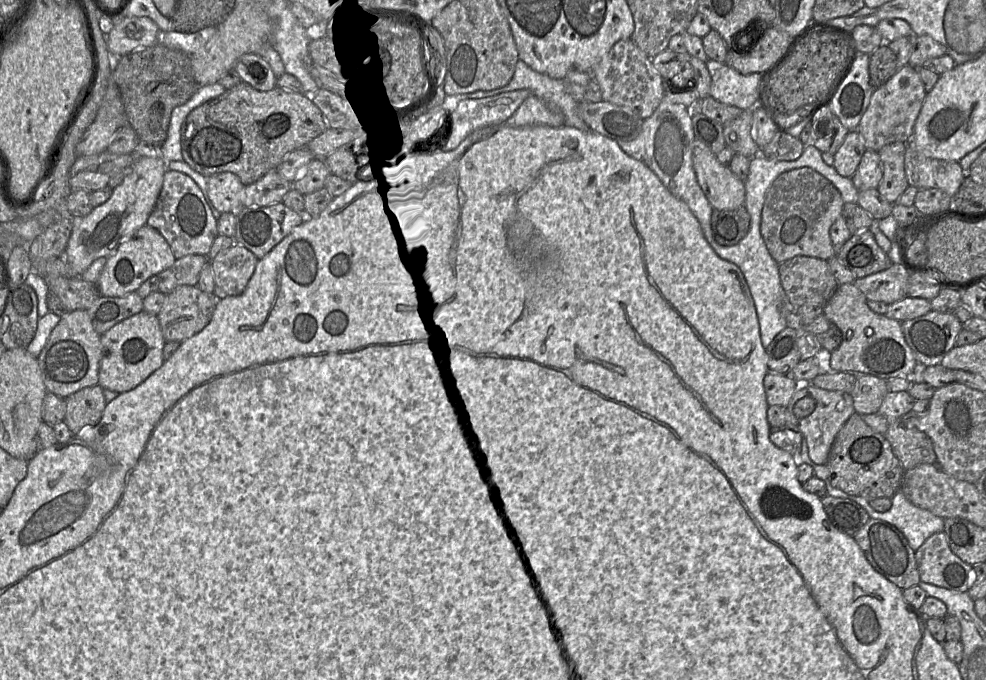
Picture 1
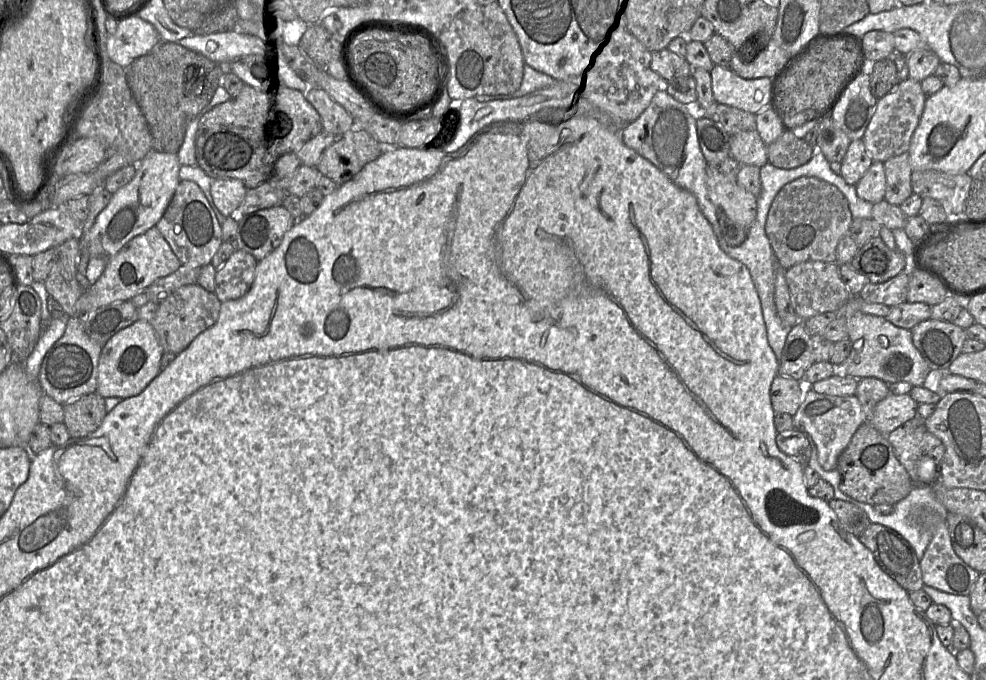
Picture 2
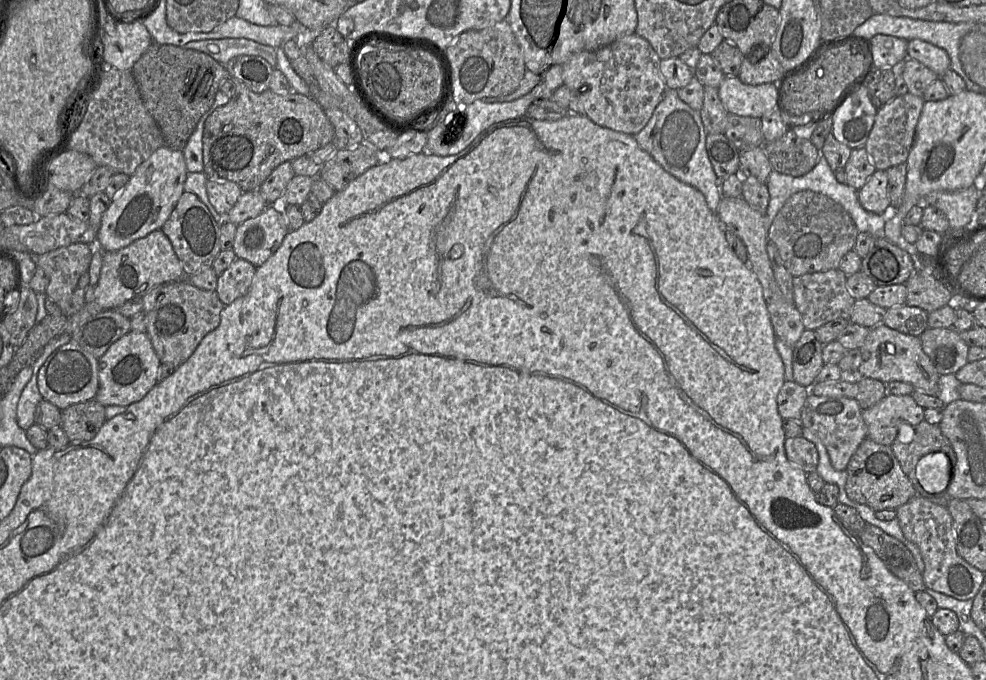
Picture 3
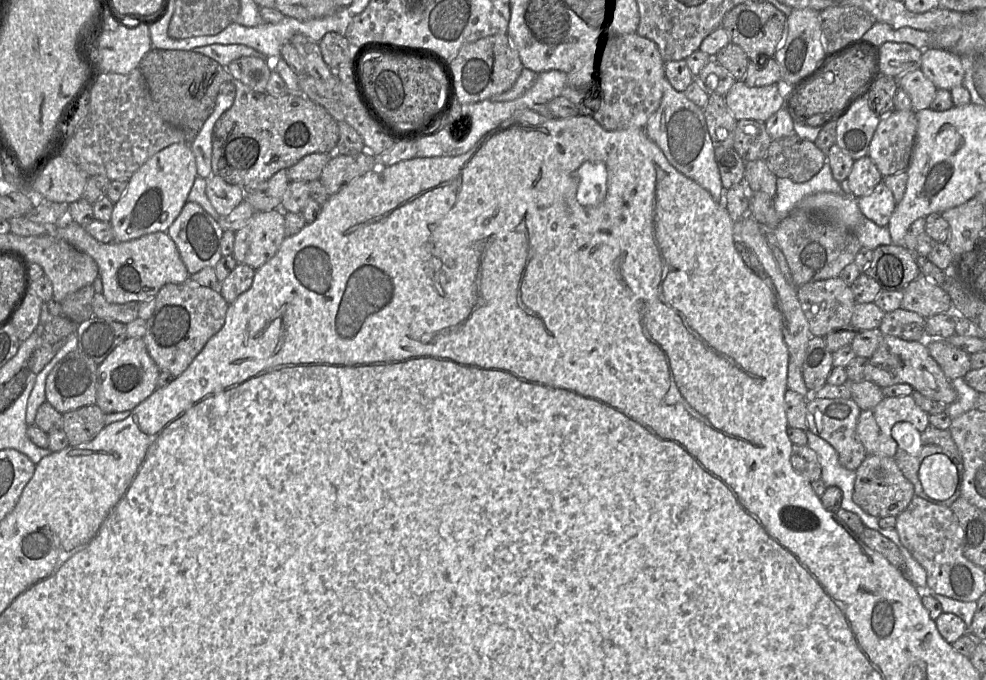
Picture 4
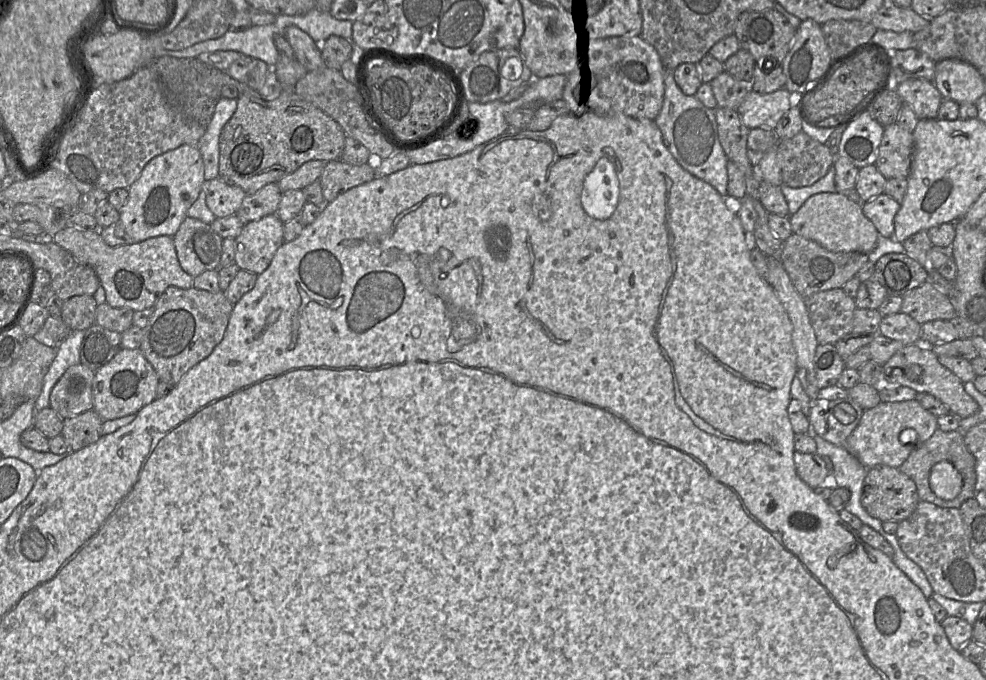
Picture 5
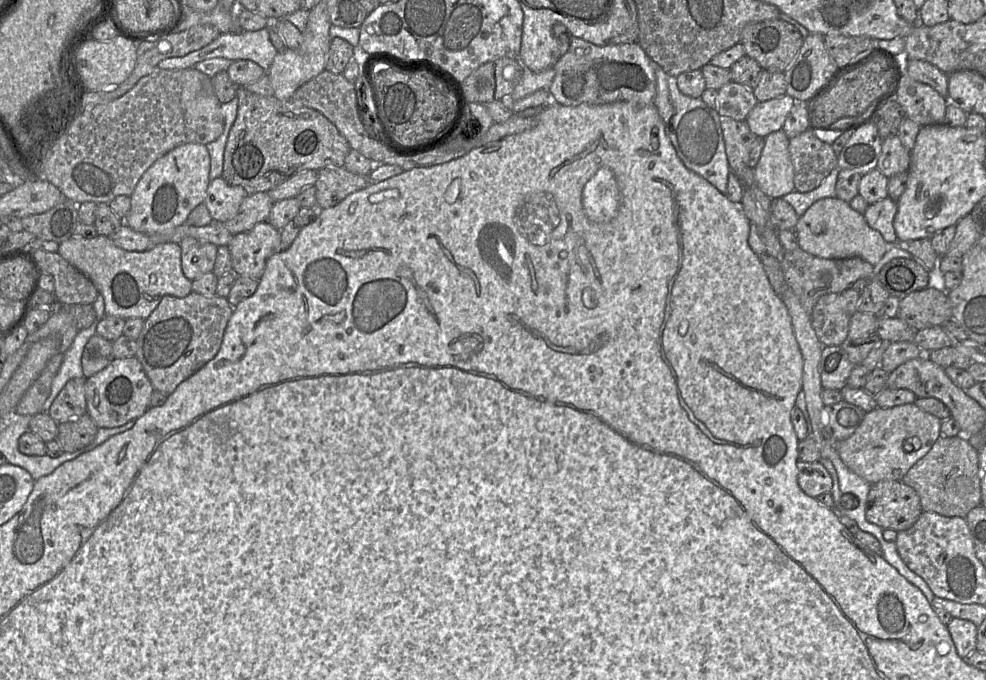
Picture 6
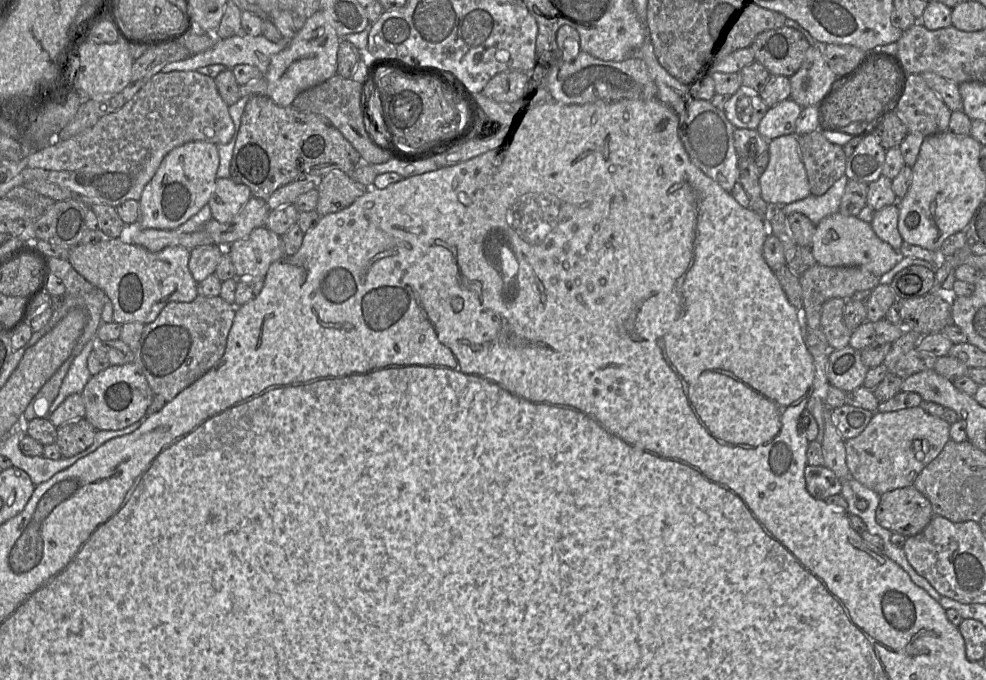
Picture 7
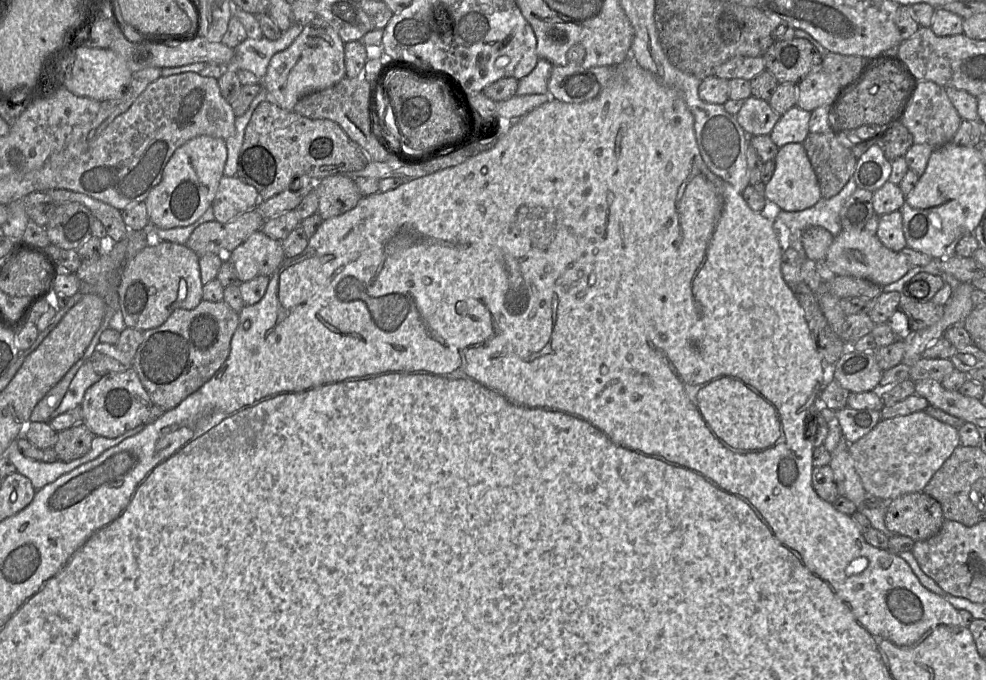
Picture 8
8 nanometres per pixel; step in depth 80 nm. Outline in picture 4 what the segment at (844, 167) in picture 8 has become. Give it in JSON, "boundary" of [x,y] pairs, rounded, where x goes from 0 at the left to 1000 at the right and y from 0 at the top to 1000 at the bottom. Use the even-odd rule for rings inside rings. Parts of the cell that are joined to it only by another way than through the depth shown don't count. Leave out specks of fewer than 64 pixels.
{"boundary":[[[804,196],[781,210],[777,240],[788,262],[815,269],[833,250],[837,231],[825,209]]]}

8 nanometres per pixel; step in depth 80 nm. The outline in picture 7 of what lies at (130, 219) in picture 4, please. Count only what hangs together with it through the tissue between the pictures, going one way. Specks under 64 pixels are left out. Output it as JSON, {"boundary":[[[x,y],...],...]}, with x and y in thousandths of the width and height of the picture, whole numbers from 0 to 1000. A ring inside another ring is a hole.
{"boundary":[[[194,207],[174,219],[164,235],[158,256],[147,274],[140,328],[145,337],[177,338],[198,316],[218,278],[223,232],[219,212]]]}

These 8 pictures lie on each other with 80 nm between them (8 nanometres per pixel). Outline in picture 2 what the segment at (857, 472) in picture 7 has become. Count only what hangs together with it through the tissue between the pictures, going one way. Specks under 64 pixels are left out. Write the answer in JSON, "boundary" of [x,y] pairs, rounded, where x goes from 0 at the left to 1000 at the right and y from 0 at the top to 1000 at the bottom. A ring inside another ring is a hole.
{"boundary":[[[901,579],[890,591],[881,613],[884,626],[900,646],[902,638],[920,619],[932,612],[931,593],[923,579]]]}

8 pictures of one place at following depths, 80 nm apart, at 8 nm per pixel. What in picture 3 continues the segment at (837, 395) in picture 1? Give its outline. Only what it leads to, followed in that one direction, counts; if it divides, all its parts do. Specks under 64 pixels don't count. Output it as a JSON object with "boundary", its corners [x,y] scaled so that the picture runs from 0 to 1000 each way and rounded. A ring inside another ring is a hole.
{"boundary":[[[820,579],[812,609],[813,628],[824,634],[837,654],[846,690],[857,691],[873,650],[879,643],[874,600],[867,585]]]}

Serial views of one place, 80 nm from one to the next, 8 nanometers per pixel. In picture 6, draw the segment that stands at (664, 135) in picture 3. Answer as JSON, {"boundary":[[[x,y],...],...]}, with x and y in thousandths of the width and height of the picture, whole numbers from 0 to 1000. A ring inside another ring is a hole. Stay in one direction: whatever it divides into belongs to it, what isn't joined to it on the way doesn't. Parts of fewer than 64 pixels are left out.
{"boundary":[[[663,90],[662,100],[666,128],[663,153],[688,231],[695,246],[712,259],[736,288],[741,249],[736,228],[731,171],[728,163],[717,156],[711,144],[694,140],[687,126],[686,113],[675,107]]]}

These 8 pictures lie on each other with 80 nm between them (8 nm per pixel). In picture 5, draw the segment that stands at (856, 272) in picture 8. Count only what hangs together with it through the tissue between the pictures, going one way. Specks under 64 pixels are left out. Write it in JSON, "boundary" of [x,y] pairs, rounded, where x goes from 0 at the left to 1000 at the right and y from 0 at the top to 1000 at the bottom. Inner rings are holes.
{"boundary":[[[853,282],[830,284],[819,291],[812,306],[800,318],[804,343],[824,353],[844,371],[883,372],[889,362],[891,341],[876,316],[874,303]]]}

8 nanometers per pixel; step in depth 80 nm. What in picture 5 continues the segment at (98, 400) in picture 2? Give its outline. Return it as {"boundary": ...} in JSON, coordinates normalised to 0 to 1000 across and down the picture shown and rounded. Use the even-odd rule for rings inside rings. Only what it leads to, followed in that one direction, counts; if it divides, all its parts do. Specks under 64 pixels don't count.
{"boundary":[[[95,601],[64,616],[62,640],[72,663],[95,653],[102,643],[104,618]]]}

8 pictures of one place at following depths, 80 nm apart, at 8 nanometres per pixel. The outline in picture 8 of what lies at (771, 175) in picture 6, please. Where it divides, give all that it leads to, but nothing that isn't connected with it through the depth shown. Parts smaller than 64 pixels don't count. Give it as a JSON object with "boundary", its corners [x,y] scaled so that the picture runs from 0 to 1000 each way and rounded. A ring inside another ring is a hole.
{"boundary":[[[800,210],[791,216],[785,237],[786,251],[775,276],[781,310],[813,310],[826,303],[834,291],[828,256],[813,212]]]}

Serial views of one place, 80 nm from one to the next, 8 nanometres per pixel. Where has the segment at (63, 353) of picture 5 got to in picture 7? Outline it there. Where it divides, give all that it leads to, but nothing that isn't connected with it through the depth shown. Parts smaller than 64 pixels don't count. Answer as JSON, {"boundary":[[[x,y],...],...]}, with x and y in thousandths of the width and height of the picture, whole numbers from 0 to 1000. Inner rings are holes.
{"boundary":[[[94,496],[87,504],[82,519],[73,532],[60,578],[51,597],[51,609],[72,579],[83,578],[93,551],[88,540],[89,524],[98,504],[99,497]]]}

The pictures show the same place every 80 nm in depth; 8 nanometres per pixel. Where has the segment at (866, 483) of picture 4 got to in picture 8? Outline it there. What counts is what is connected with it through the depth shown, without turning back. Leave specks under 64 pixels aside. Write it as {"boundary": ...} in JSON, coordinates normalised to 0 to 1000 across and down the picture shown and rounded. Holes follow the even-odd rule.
{"boundary":[[[926,724],[901,737],[897,766],[903,785],[920,788],[929,797],[949,787],[958,762],[948,734]]]}

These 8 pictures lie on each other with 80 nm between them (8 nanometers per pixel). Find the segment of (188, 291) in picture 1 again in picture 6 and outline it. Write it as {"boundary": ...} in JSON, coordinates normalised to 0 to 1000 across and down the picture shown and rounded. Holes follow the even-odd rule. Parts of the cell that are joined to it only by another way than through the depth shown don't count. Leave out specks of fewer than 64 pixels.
{"boundary":[[[197,428],[188,437],[166,435],[147,471],[137,522],[155,572],[172,581],[184,562],[217,526],[235,460],[236,451],[224,435],[208,435]]]}

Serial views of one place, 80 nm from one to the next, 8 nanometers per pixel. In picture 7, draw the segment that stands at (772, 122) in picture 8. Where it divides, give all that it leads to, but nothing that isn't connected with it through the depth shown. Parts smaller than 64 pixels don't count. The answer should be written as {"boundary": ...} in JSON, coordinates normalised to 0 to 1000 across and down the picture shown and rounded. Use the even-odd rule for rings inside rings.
{"boundary":[[[752,128],[737,146],[733,165],[745,188],[768,191],[779,160],[769,138]]]}

